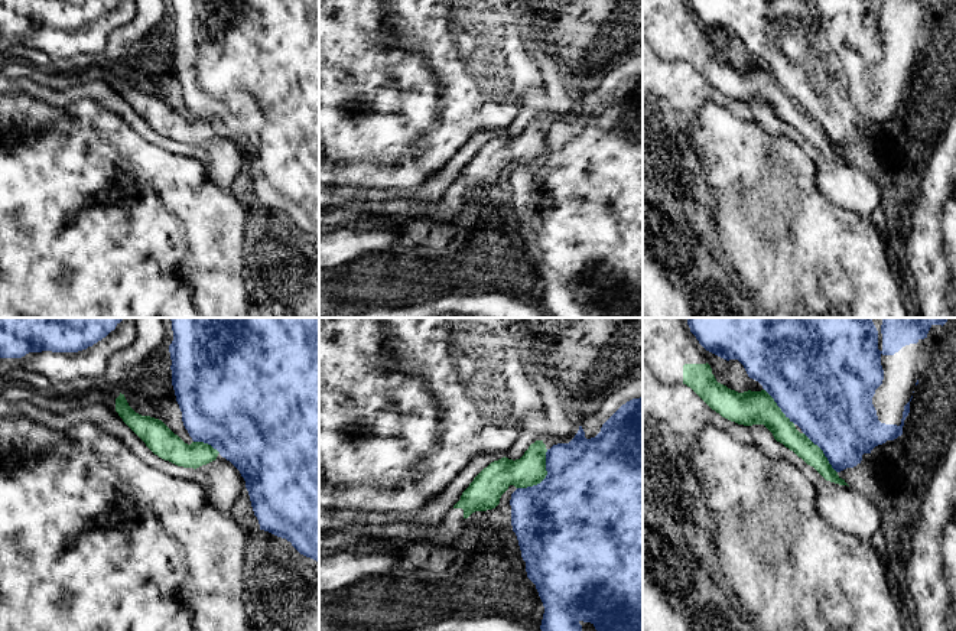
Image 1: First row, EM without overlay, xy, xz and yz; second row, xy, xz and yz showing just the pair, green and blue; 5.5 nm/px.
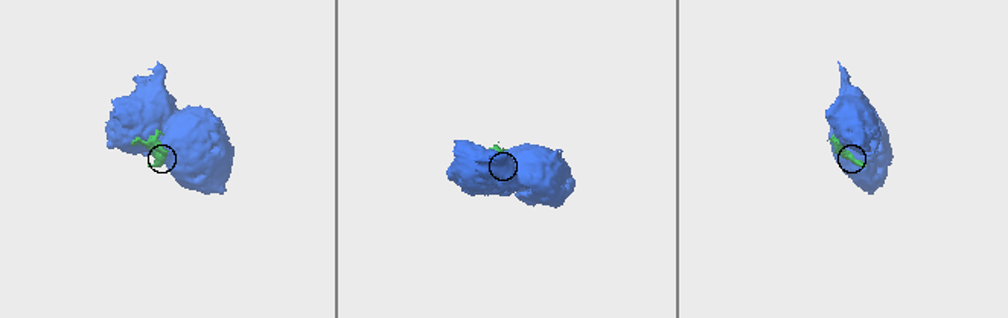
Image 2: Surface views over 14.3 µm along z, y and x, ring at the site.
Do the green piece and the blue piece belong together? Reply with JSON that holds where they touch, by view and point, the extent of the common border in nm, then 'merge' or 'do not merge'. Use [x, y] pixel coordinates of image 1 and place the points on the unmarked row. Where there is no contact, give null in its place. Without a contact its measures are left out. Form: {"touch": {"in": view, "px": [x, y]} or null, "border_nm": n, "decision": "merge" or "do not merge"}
{"touch": {"in": "xz", "px": [545, 153]}, "border_nm": 280, "decision": "do not merge"}

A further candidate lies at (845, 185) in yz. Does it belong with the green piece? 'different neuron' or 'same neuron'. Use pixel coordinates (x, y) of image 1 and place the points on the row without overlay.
different neuron

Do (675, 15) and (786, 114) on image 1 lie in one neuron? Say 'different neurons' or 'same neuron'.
same neuron

